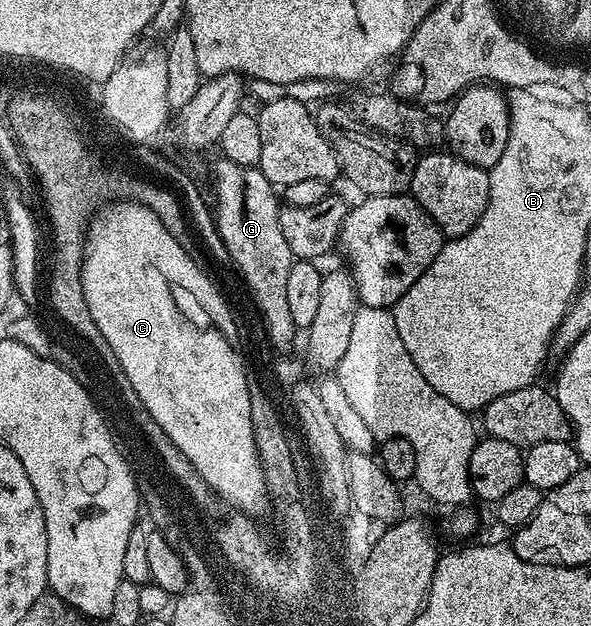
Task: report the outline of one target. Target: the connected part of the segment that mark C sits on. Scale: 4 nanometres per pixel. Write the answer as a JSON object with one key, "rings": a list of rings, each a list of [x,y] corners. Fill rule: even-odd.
{"rings":[[[112,203],[110,207],[99,213],[96,219],[91,221],[85,235],[83,246],[83,258],[87,262],[87,272],[83,272],[83,284],[87,284],[87,304],[91,304],[91,312],[95,312],[95,320],[99,320],[101,338],[106,340],[116,355],[120,368],[132,384],[137,398],[144,404],[157,426],[169,434],[173,446],[180,451],[185,459],[194,466],[201,478],[208,483],[209,488],[216,497],[228,500],[235,509],[243,514],[256,514],[267,510],[267,483],[263,477],[263,467],[259,461],[259,451],[255,445],[255,432],[250,416],[250,383],[247,378],[247,368],[243,365],[243,356],[239,353],[239,332],[235,329],[235,320],[231,317],[231,308],[227,305],[225,297],[219,293],[219,288],[203,273],[203,268],[194,259],[192,253],[181,248],[180,242],[165,230],[161,219],[151,209],[143,205],[132,203]]]}

